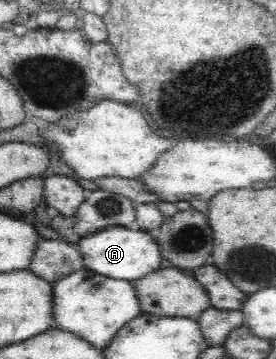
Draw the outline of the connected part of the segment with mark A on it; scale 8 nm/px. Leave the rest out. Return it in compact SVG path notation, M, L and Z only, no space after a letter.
M122 226L107 227L95 235L81 238L75 245L83 256L84 267L93 273L104 275L111 279L119 279L133 283L144 275L163 267L159 246L154 239L154 233L134 230Z

